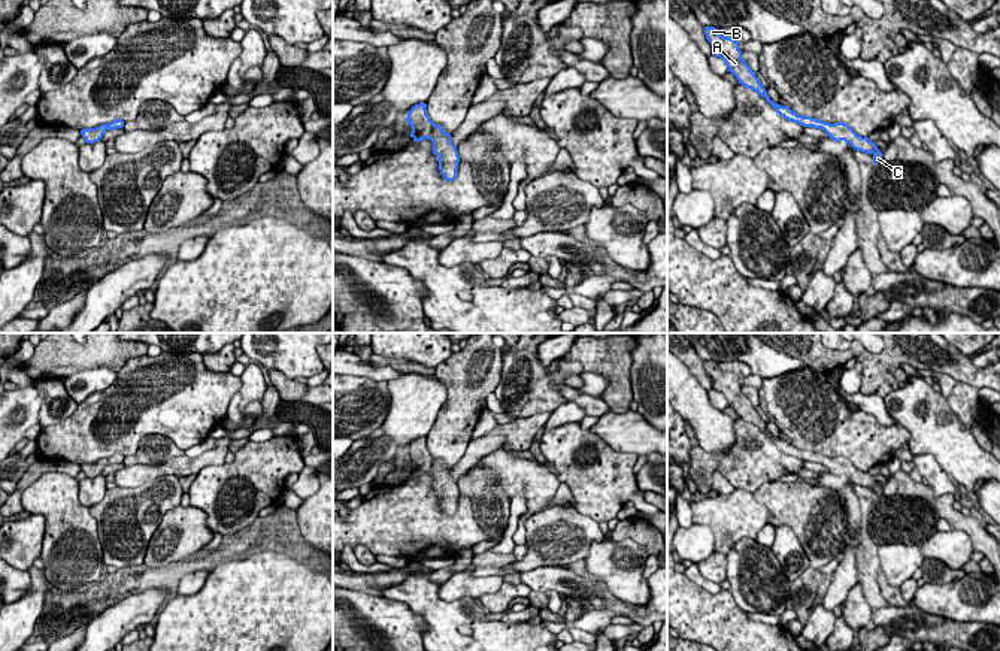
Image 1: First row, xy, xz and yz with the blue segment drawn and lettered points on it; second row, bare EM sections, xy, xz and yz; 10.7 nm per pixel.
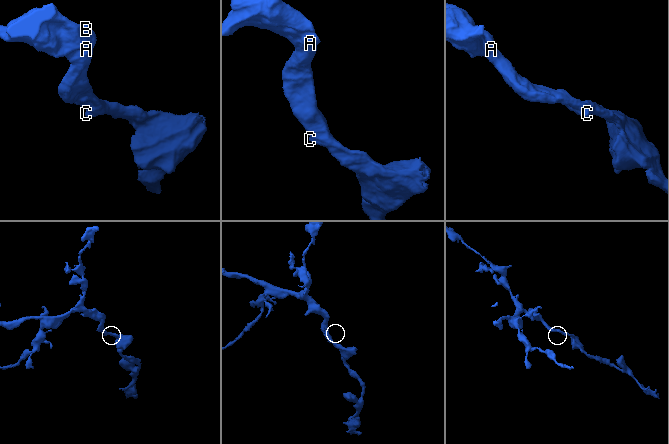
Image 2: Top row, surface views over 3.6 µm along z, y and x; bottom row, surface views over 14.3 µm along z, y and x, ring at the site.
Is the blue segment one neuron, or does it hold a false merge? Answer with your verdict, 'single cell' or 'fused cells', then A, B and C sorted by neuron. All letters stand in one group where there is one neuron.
single cell; groups A B C

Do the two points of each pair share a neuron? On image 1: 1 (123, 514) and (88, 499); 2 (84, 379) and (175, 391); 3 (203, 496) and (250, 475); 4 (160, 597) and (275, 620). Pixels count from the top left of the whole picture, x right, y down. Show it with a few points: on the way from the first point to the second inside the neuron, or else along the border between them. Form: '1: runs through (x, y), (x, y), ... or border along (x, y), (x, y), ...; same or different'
1: border along (106, 488), (102, 499), (90, 508); different
2: border along (117, 372), (106, 388), (82, 402); different
3: runs through (215, 490), (221, 490), (238, 474); same
4: border along (167, 600), (158, 612); different

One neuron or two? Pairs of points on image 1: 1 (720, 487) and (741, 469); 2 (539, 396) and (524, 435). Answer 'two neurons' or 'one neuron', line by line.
1: two neurons
2: two neurons

